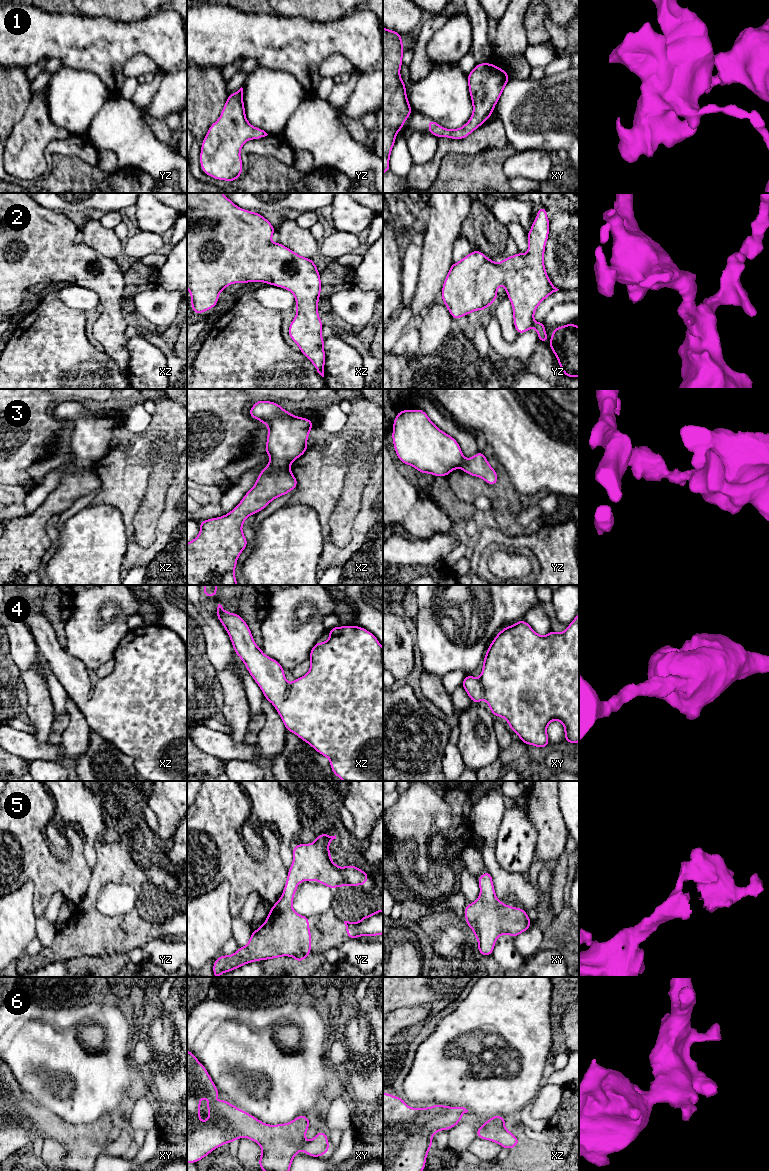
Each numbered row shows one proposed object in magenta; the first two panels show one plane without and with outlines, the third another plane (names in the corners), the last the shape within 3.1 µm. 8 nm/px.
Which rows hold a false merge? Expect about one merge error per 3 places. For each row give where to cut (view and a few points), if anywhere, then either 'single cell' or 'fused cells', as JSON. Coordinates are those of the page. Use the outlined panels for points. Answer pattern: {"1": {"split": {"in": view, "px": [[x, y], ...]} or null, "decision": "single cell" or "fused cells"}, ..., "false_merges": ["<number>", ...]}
{"1": {"split": null, "decision": "single cell"}, "2": {"split": null, "decision": "single cell"}, "3": {"split": {"in": "xz", "px": [[268, 465], [274, 468], [288, 469]]}, "decision": "fused cells"}, "4": {"split": null, "decision": "single cell"}, "5": {"split": null, "decision": "single cell"}, "6": {"split": null, "decision": "single cell"}, "false_merges": ["3"]}

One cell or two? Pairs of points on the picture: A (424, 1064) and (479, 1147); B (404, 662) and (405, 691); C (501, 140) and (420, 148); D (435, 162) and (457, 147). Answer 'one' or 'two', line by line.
A: two
B: two
C: two
D: one

